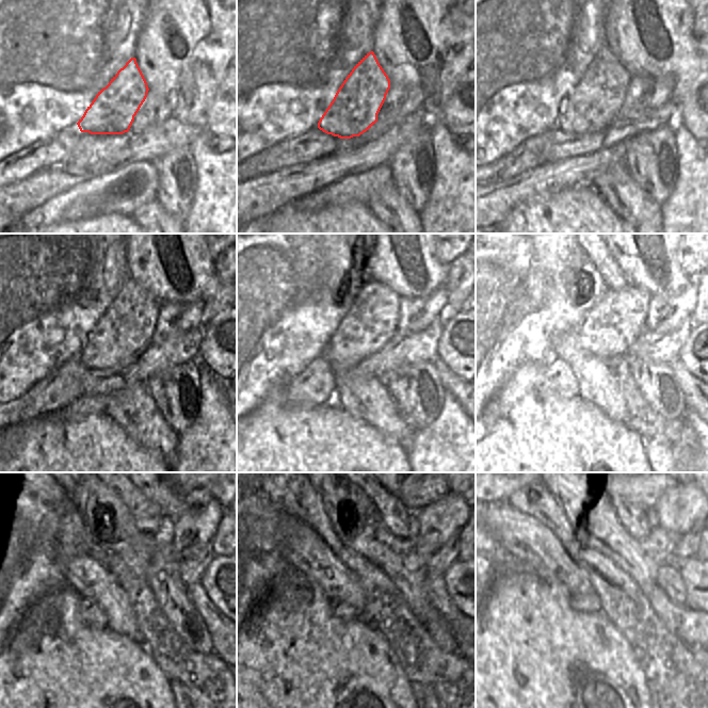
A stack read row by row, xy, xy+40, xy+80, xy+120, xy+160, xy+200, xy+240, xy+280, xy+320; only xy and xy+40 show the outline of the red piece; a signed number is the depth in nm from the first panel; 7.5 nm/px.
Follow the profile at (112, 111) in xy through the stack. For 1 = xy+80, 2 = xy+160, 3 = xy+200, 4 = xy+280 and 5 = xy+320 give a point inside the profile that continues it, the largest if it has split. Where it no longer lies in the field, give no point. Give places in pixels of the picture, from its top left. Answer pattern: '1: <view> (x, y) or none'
1: xy+80 (593, 106)
2: xy+160 (370, 322)
3: xy+200 (608, 330)
4: xy+280 (413, 515)
5: xy+320 (653, 516)

